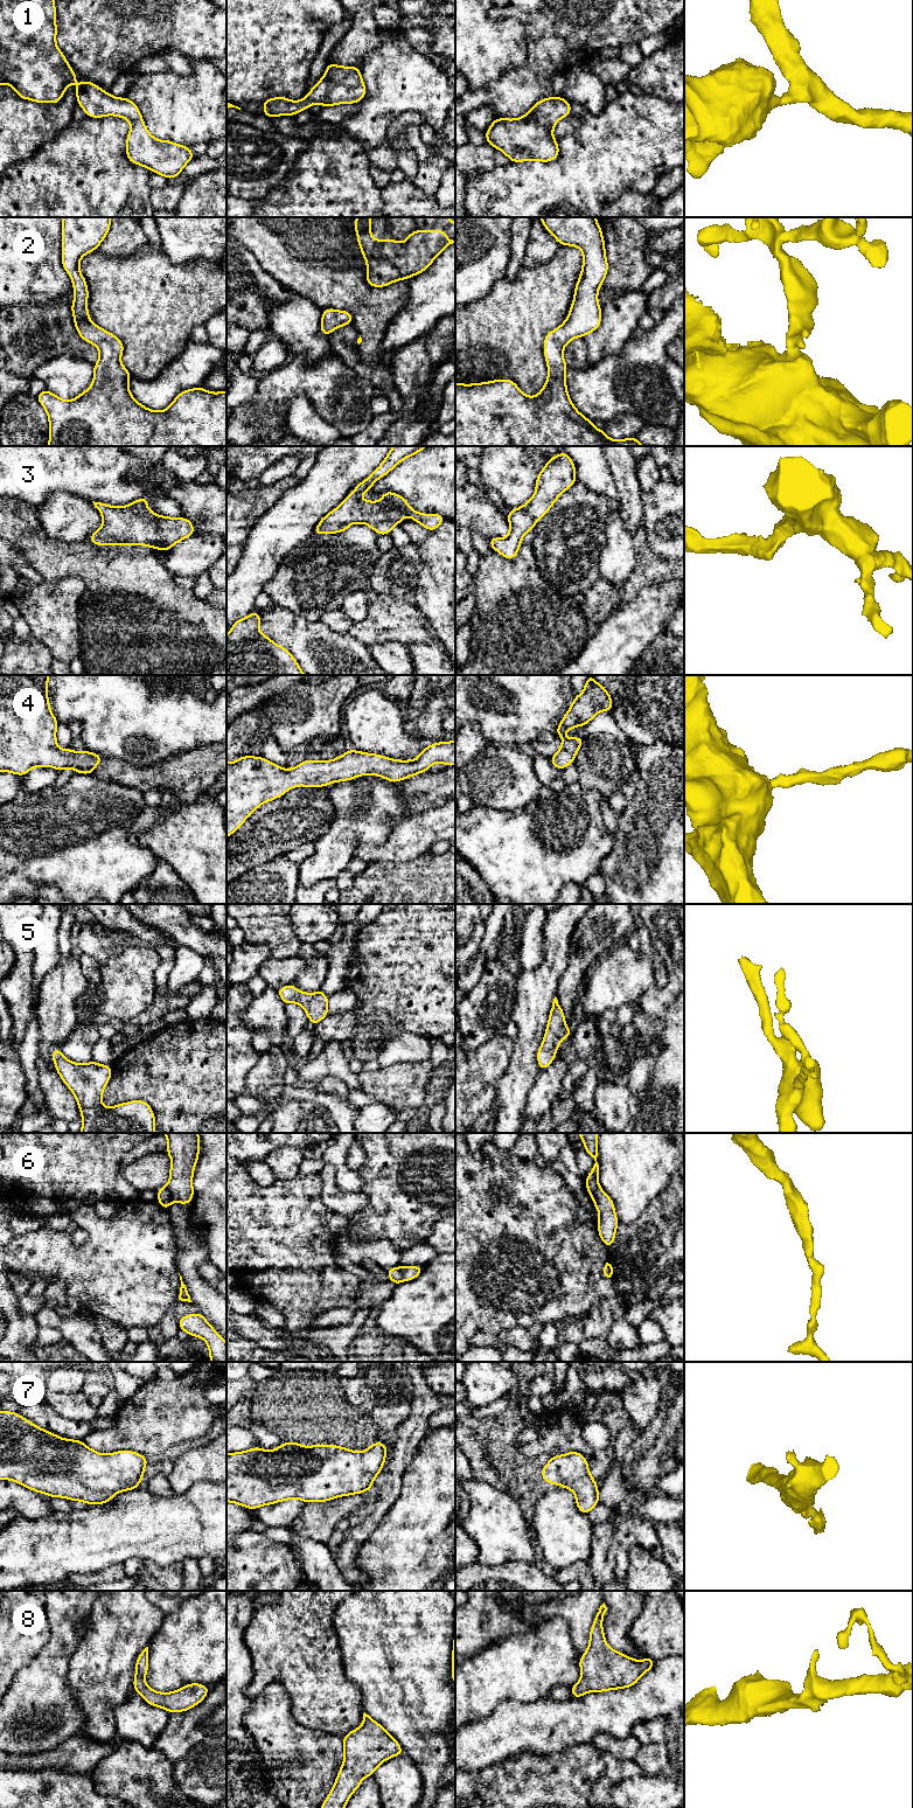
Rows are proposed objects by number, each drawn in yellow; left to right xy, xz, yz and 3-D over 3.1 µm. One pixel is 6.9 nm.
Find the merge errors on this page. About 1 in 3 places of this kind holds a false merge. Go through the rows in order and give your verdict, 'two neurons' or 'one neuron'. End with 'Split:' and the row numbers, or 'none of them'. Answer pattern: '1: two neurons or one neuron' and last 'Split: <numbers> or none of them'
1: one neuron
2: one neuron
3: one neuron
4: one neuron
5: one neuron
6: two neurons
7: one neuron
8: one neuron
Split: 6

